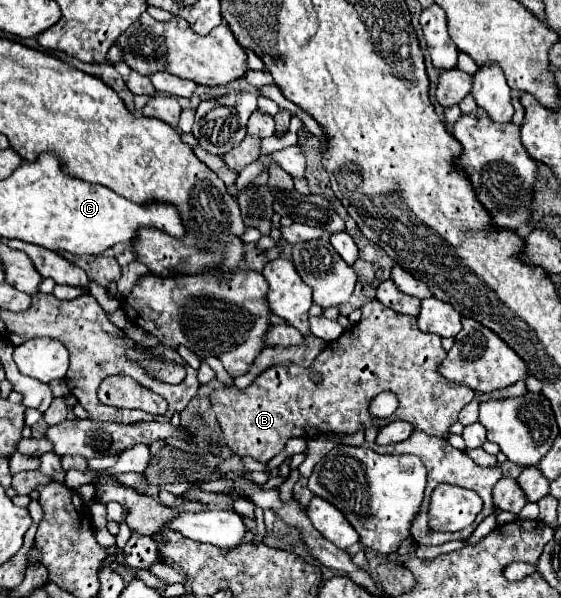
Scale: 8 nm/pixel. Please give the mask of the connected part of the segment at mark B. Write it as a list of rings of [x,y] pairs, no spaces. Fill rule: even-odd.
[[[370,301],[362,305],[360,323],[348,327],[314,359],[312,371],[324,375],[320,385],[310,381],[308,369],[280,363],[258,375],[246,389],[214,389],[210,403],[228,449],[264,463],[278,455],[292,437],[318,437],[332,431],[352,435],[360,425],[366,429],[372,425],[384,427],[396,419],[412,423],[418,431],[444,437],[448,427],[458,421],[460,409],[474,399],[474,391],[438,377],[438,363],[446,357],[440,341],[438,335],[420,331],[416,317],[394,313],[380,301]],[[382,391],[396,393],[400,409],[386,419],[376,419],[368,407],[372,397]]]

